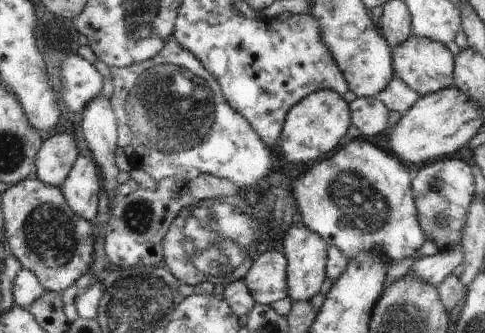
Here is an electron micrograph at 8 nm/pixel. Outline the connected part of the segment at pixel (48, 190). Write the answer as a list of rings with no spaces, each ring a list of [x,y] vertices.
[[[35,177],[13,185],[1,196],[11,251],[23,268],[39,278],[45,291],[61,293],[90,272],[95,257],[95,228],[75,214],[59,187],[48,186]]]

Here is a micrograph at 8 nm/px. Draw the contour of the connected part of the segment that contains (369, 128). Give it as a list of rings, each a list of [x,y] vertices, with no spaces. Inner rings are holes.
[[[357,97],[347,104],[350,124],[361,136],[377,136],[387,127],[387,110],[377,98]]]

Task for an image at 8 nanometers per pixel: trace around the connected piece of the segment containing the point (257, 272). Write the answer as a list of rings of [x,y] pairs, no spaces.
[[[275,250],[263,252],[252,261],[242,282],[256,304],[270,306],[287,297],[285,270],[286,259]]]

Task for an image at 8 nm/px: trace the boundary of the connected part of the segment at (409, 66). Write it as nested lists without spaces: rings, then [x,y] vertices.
[[[411,36],[403,45],[391,47],[389,50],[394,76],[417,95],[423,96],[454,88],[455,60],[445,45]]]

